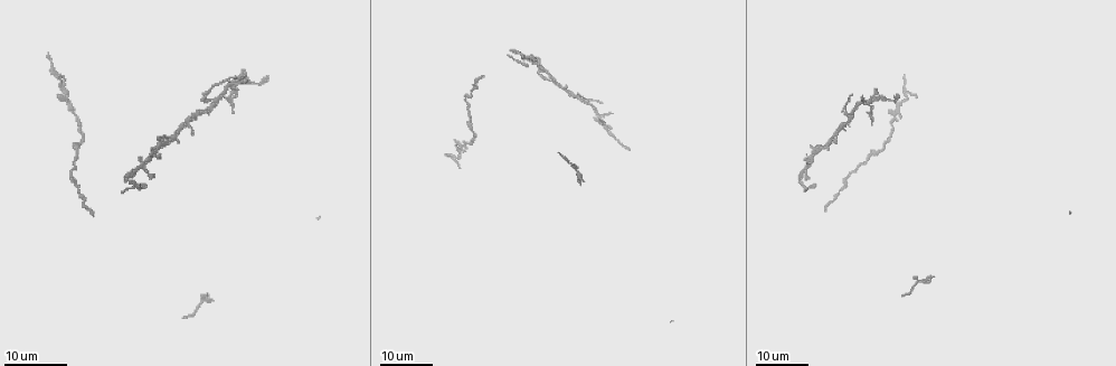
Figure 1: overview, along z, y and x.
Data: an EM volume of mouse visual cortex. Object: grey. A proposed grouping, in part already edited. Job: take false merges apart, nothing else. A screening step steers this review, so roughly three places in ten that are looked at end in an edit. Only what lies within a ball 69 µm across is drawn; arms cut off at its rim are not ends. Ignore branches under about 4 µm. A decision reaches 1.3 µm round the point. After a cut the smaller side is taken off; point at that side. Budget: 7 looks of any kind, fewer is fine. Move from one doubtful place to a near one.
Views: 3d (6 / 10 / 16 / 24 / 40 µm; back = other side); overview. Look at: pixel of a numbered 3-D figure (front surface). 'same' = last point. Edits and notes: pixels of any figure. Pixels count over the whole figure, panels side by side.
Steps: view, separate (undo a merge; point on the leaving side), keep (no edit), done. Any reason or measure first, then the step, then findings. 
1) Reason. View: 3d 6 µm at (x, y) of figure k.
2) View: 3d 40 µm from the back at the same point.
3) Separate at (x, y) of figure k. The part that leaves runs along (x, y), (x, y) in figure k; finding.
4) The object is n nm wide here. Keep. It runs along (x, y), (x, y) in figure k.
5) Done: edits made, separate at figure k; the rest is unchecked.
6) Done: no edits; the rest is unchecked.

View: 3d 24 µm at (212, 99) of figure 1.

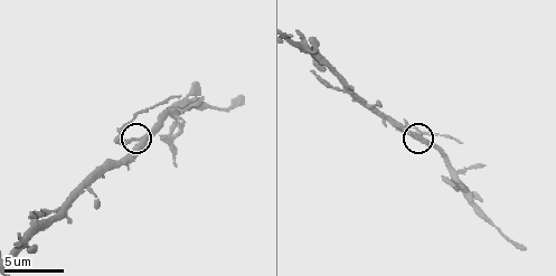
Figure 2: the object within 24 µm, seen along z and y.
View: 3d 6 µm at (132, 141) of figure 2.

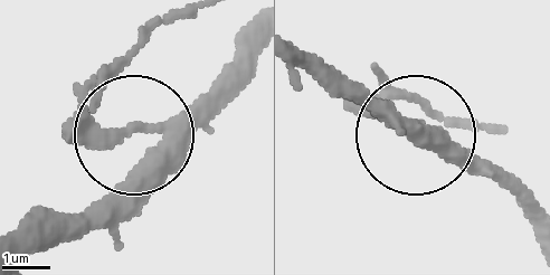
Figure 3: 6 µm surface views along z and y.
Keep. It runs along (35, 252), (135, 163), (131, 139), (87, 103), (103, 70) in figure 3; all the same neuron.

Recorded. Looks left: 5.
Looks like a crossing. View: 3d 16 µm at (456, 180) of figure 2.

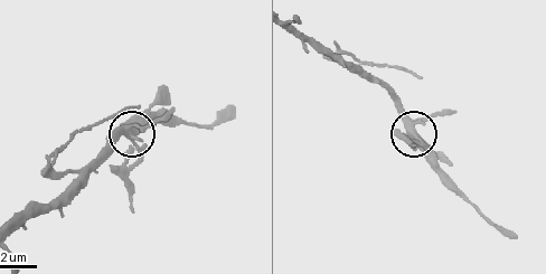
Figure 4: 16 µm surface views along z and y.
4 arms meet here. Keep. All the same neuron.

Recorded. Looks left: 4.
View: 3d 16 µm at (899, 105) of figure 1.

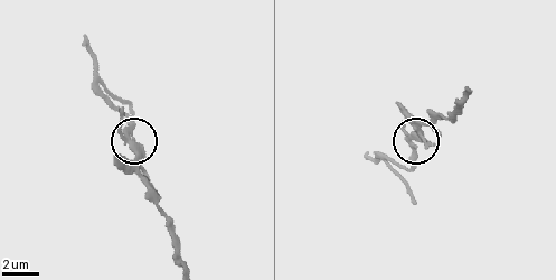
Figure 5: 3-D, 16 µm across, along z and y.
View: 3d 6 µm at (132, 137) of figure 5.

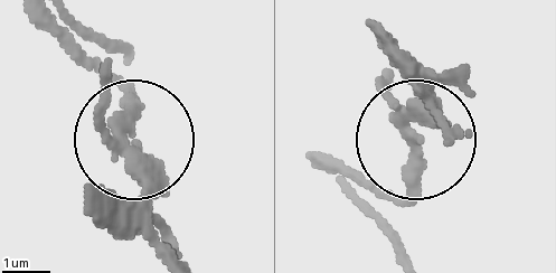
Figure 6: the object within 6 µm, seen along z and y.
The object is 280 nm wide here. Keep. It runs along (177, 260), (153, 224), (153, 176), (125, 91), (97, 59) in figure 6; one neuron here.

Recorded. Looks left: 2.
Done: no edits; the rest is unchecked.

